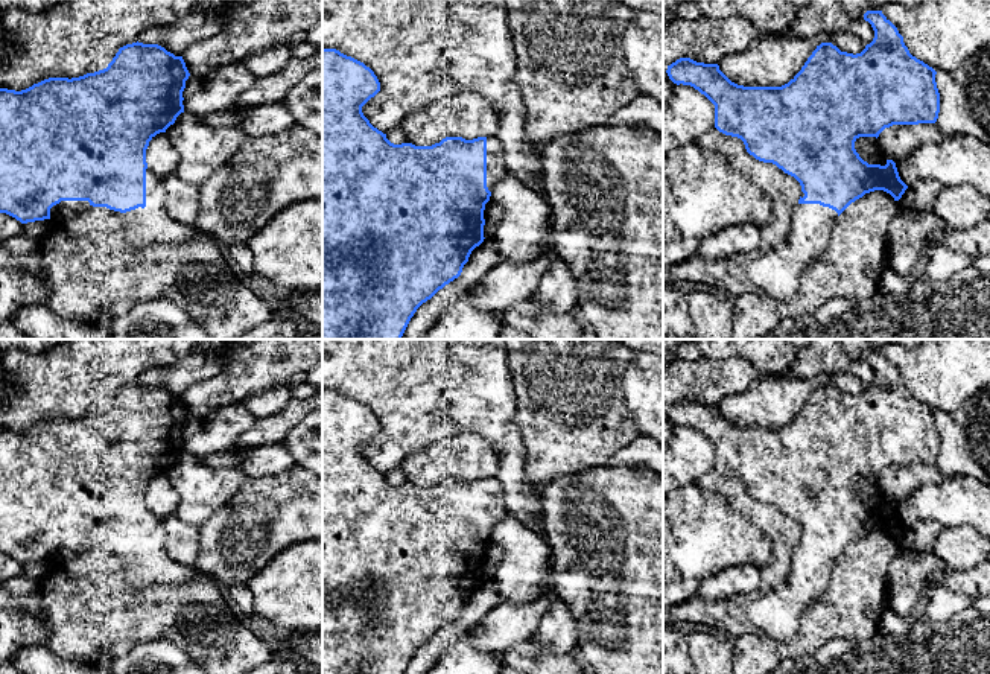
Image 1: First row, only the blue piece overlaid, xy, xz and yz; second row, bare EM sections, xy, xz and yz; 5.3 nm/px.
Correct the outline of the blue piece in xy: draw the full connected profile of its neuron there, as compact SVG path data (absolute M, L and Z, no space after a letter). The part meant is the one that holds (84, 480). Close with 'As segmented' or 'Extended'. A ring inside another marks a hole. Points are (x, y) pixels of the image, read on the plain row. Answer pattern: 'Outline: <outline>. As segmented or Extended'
Outline: M137 382L120 388L103 411L71 420L49 418L21 432L0 429L0 554L27 564L50 560L50 549L61 542L88 542L93 548L114 551L123 560L132 589L208 577L196 566L169 557L163 519L146 504L149 482L184 453L182 432L189 417L182 397L158 385Z. Extended

